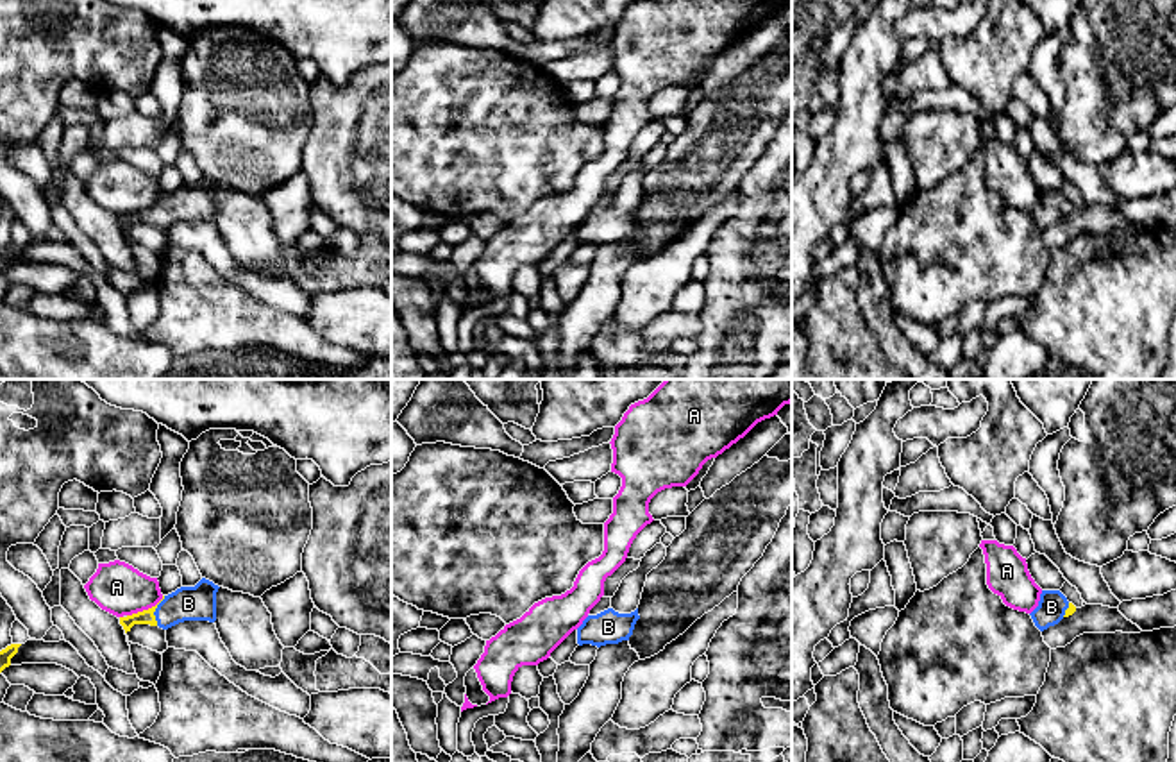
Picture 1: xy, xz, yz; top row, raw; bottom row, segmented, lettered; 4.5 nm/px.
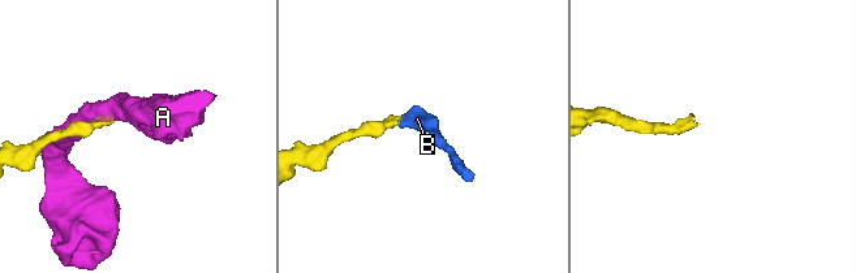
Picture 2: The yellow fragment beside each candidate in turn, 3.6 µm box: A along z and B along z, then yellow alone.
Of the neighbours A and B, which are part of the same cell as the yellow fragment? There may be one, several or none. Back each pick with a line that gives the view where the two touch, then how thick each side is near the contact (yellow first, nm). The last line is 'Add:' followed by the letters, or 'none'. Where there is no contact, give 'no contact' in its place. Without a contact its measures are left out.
B: xy | 60/160 nm
Add: B

